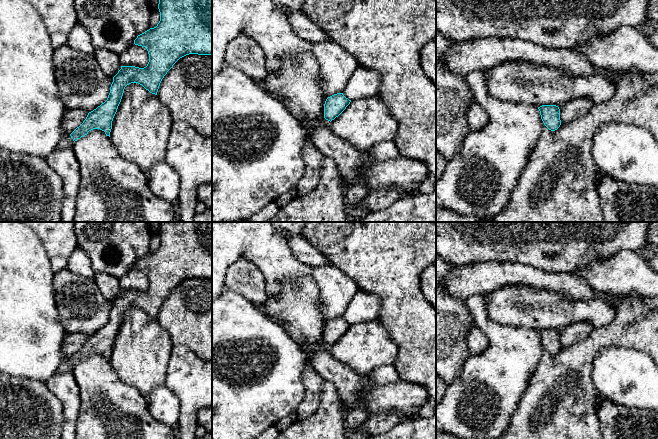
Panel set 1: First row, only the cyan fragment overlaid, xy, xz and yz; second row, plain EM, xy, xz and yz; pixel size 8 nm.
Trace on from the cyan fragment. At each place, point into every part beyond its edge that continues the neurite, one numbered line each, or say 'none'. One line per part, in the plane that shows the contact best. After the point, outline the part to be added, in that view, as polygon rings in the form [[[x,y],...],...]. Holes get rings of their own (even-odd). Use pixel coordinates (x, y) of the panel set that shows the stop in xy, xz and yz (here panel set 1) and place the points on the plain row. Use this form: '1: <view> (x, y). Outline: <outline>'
1: xy (66, 366). Outline: [[[65,359],[62,361],[58,369],[56,370],[56,374],[63,374],[67,372],[72,372],[74,368],[73,363],[71,362],[70,359]]]

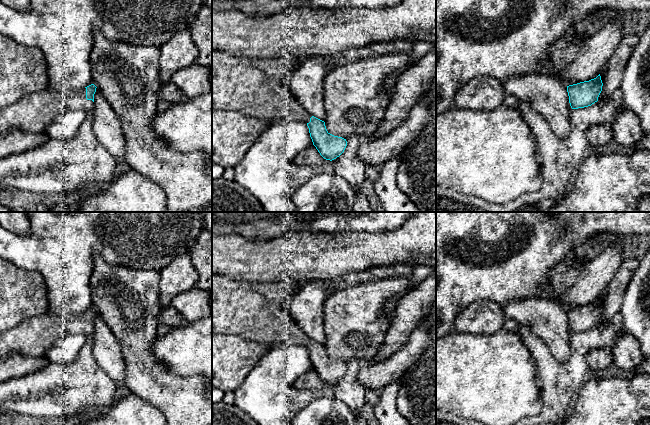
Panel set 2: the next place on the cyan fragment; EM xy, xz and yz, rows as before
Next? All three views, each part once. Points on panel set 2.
1: xy (34, 336). Outline: [[[86,312],[43,315],[23,319],[9,330],[0,332],[0,358],[10,354],[45,357],[51,347],[69,335],[92,335],[94,326],[86,323]]]

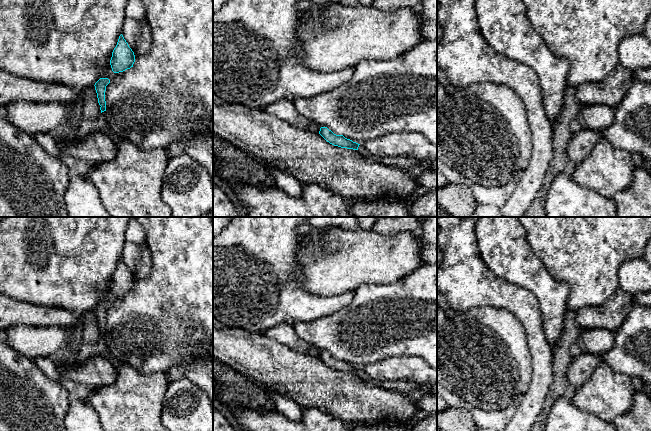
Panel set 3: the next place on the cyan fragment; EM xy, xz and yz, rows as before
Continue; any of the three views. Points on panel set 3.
none

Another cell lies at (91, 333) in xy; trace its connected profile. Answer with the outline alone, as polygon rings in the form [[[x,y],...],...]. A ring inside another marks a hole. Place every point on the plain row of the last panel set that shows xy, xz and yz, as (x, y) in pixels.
[[[94,309],[84,314],[84,322],[82,327],[83,327],[82,343],[91,345],[95,344],[101,337],[101,334],[98,327],[97,317]]]

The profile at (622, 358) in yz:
[[[633,305],[631,312],[615,332],[614,346],[602,358],[614,372],[630,378],[638,377],[644,384],[651,385],[651,307]]]

